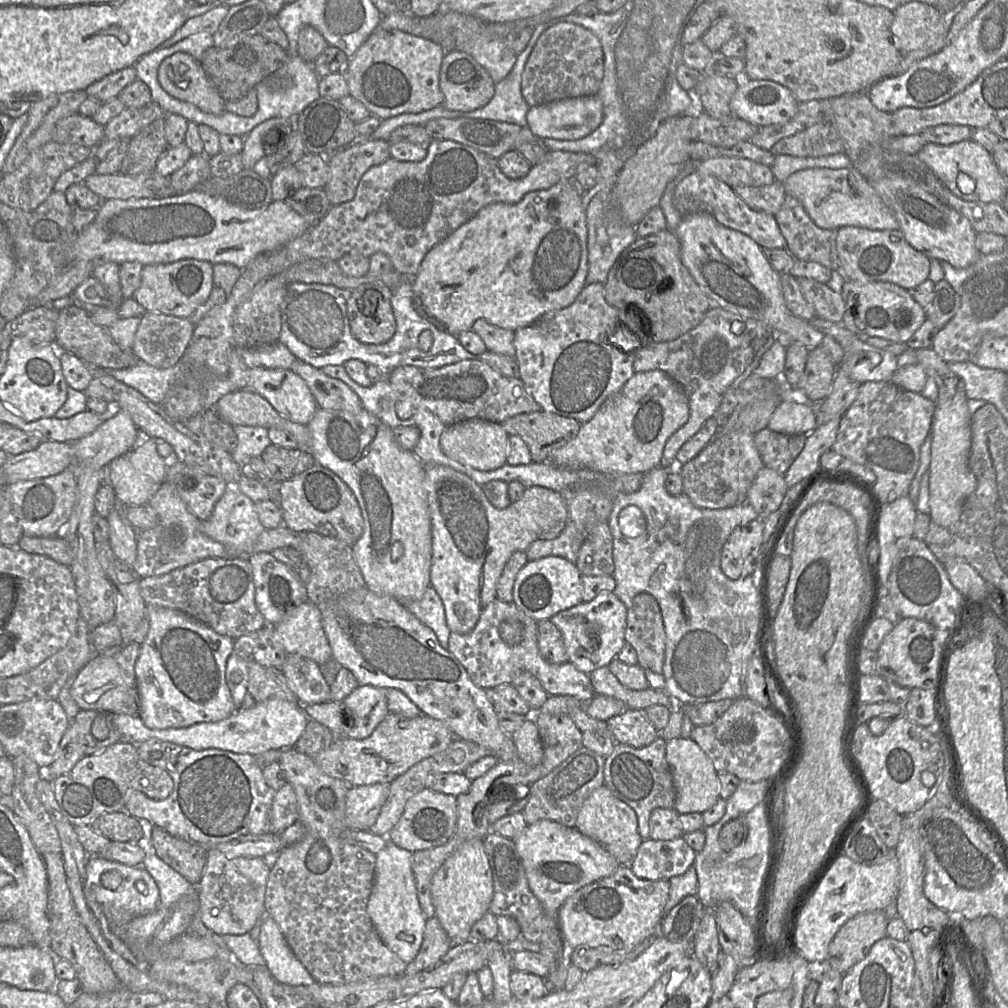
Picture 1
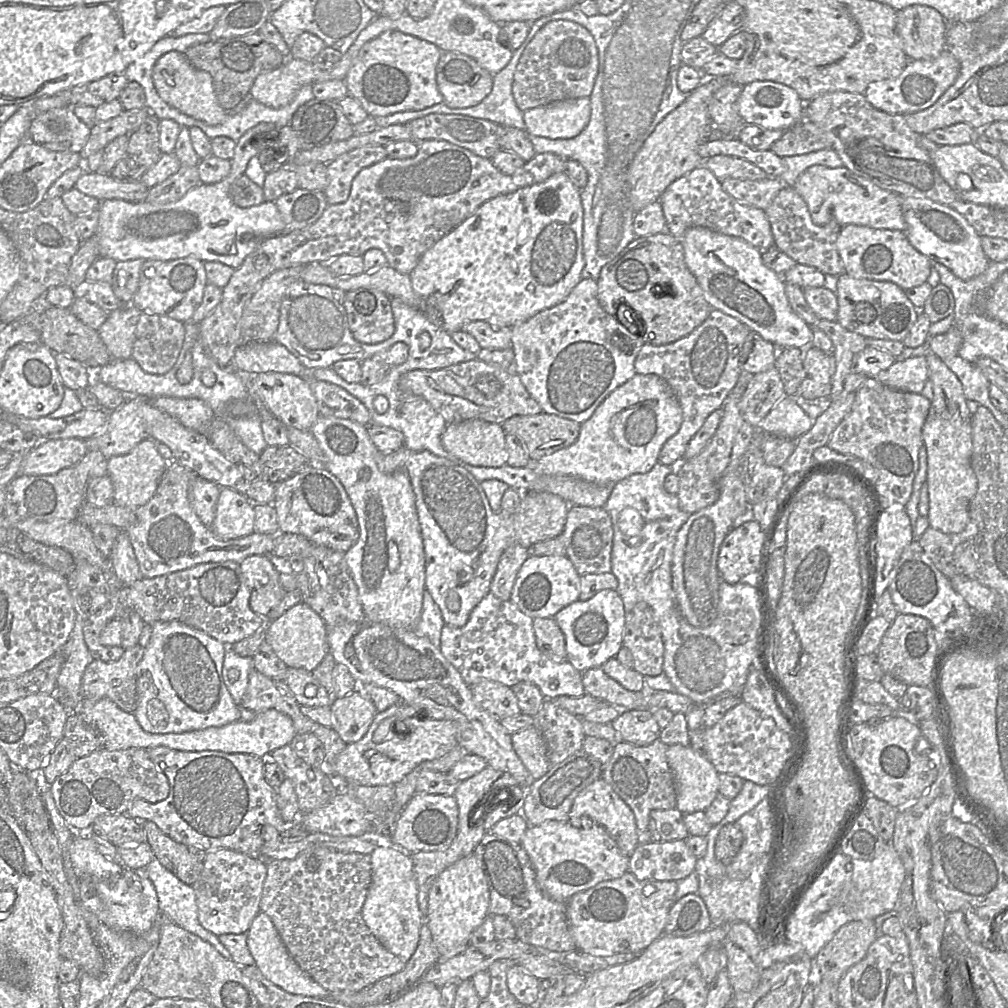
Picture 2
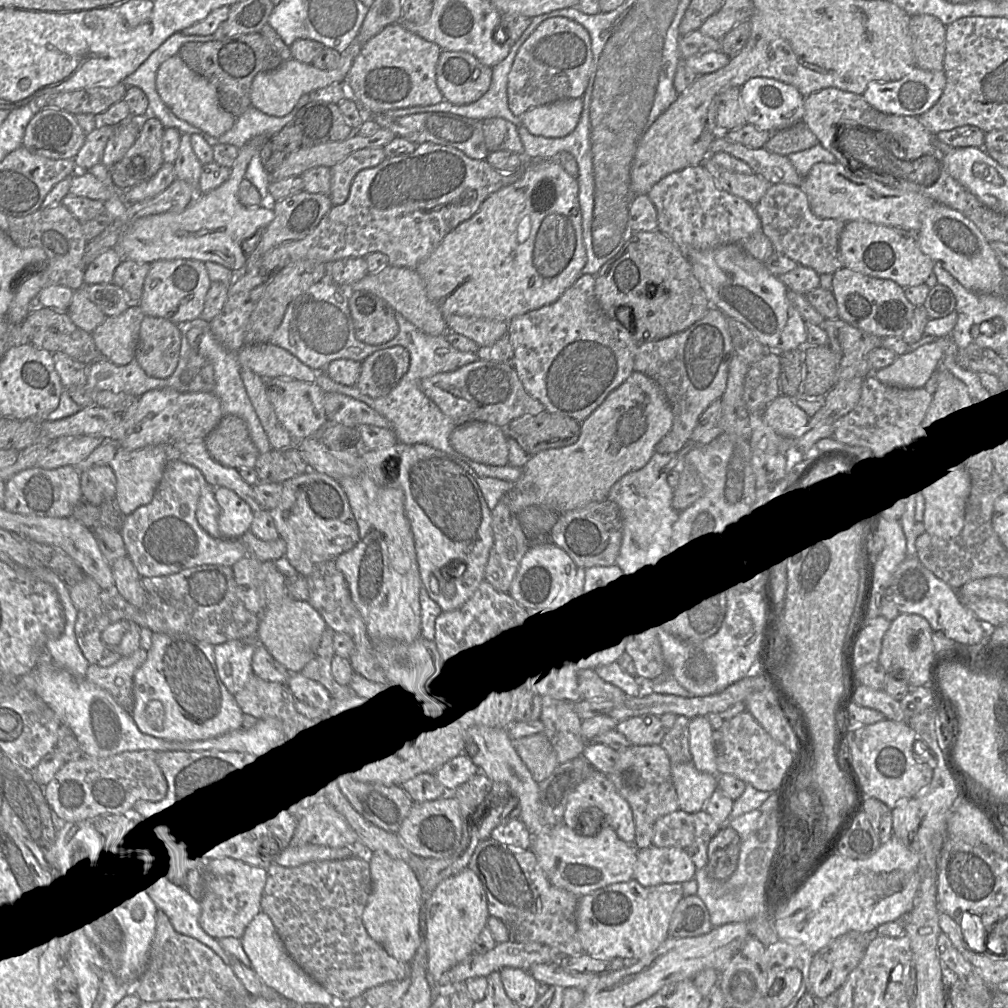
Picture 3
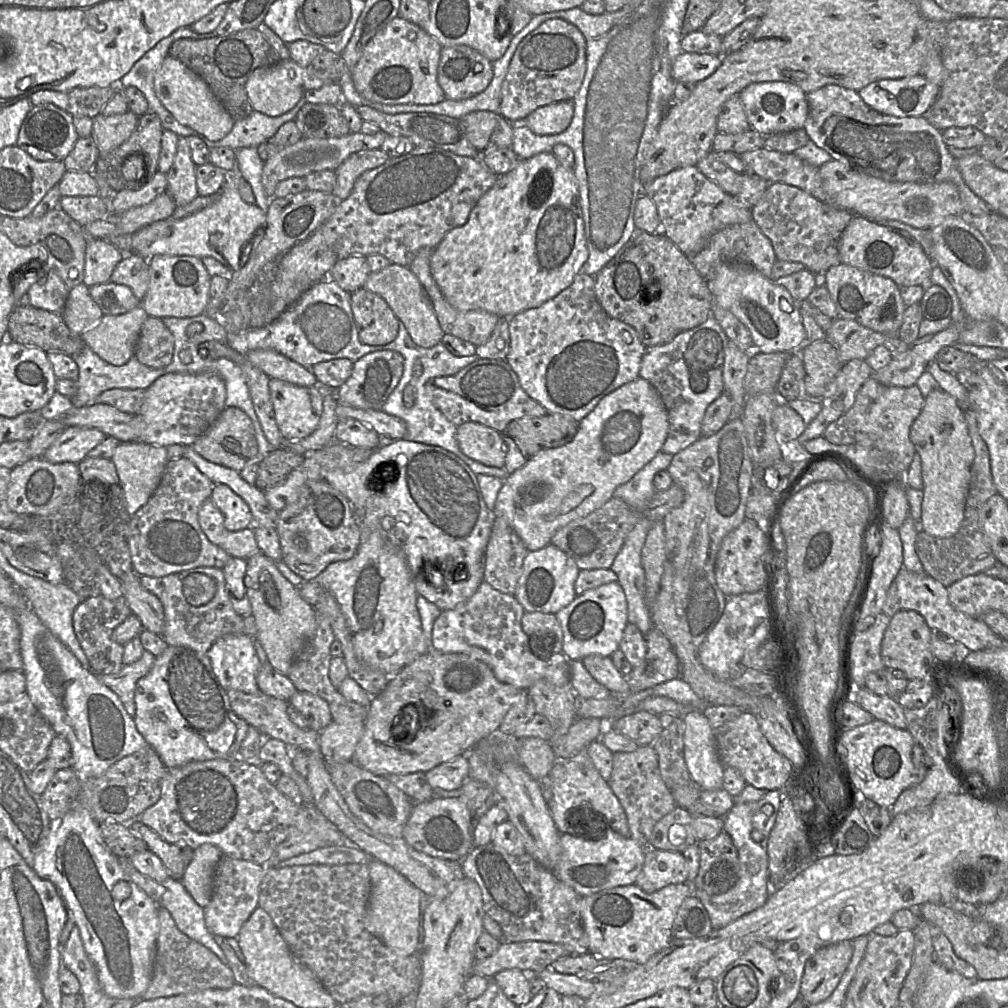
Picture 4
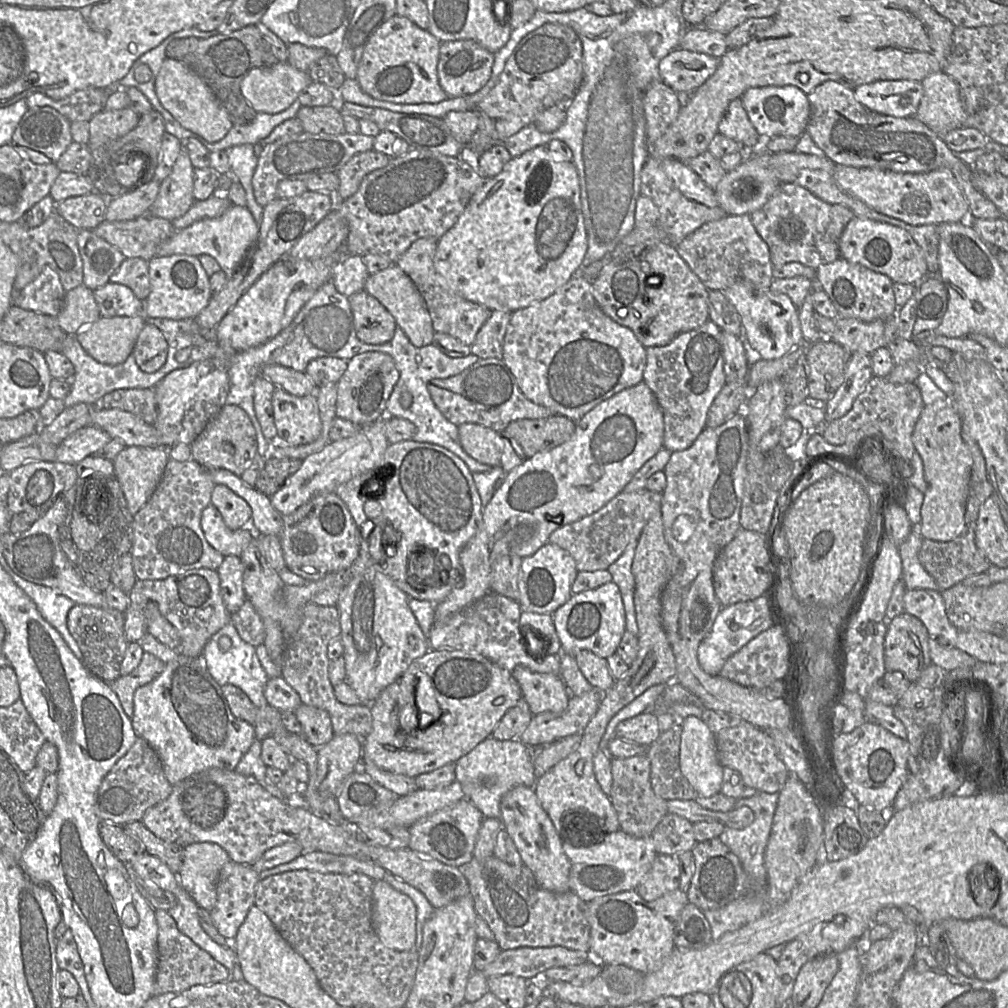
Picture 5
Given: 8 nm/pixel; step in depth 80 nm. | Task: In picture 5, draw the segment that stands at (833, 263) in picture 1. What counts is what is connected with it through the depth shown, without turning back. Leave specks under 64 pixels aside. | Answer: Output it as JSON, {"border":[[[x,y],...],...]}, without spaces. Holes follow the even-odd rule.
{"border":[[[781,183],[775,193],[760,208],[750,214],[751,221],[762,239],[768,244],[773,267],[799,262],[813,269],[834,262],[840,256],[840,238],[855,213],[841,204],[828,203],[807,188],[794,183]]]}

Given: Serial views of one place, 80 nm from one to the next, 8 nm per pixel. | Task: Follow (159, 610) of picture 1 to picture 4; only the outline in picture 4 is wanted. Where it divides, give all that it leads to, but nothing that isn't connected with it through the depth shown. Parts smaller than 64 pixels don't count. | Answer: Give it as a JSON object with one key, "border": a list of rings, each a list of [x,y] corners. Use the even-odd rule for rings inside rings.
{"border":[[[170,646],[155,657],[150,671],[140,678],[134,692],[136,713],[134,723],[138,732],[159,755],[167,769],[190,762],[213,759],[233,760],[239,757],[242,742],[250,725],[237,716],[217,677],[206,653],[187,646]]]}

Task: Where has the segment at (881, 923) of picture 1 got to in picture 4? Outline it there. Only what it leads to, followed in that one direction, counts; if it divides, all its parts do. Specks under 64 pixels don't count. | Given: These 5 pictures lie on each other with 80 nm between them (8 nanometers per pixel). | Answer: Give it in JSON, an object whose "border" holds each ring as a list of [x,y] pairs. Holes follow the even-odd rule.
{"border":[[[843,940],[818,949],[805,964],[800,998],[814,1005],[835,990],[853,955],[852,941]]]}

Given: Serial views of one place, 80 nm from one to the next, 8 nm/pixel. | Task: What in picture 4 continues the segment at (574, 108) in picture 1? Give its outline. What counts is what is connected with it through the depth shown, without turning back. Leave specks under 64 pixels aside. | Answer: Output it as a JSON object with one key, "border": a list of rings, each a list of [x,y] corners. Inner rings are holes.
{"border":[[[572,100],[551,103],[530,113],[523,123],[537,135],[552,135],[564,132],[574,114]]]}

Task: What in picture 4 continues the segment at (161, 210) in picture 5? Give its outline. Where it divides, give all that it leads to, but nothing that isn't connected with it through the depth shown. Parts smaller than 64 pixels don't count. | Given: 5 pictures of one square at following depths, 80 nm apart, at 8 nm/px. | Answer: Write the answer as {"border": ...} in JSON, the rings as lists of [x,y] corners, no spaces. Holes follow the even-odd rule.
{"border":[[[179,137],[174,162],[167,173],[166,189],[177,207],[198,197],[195,171],[196,165],[191,157],[188,137]]]}

